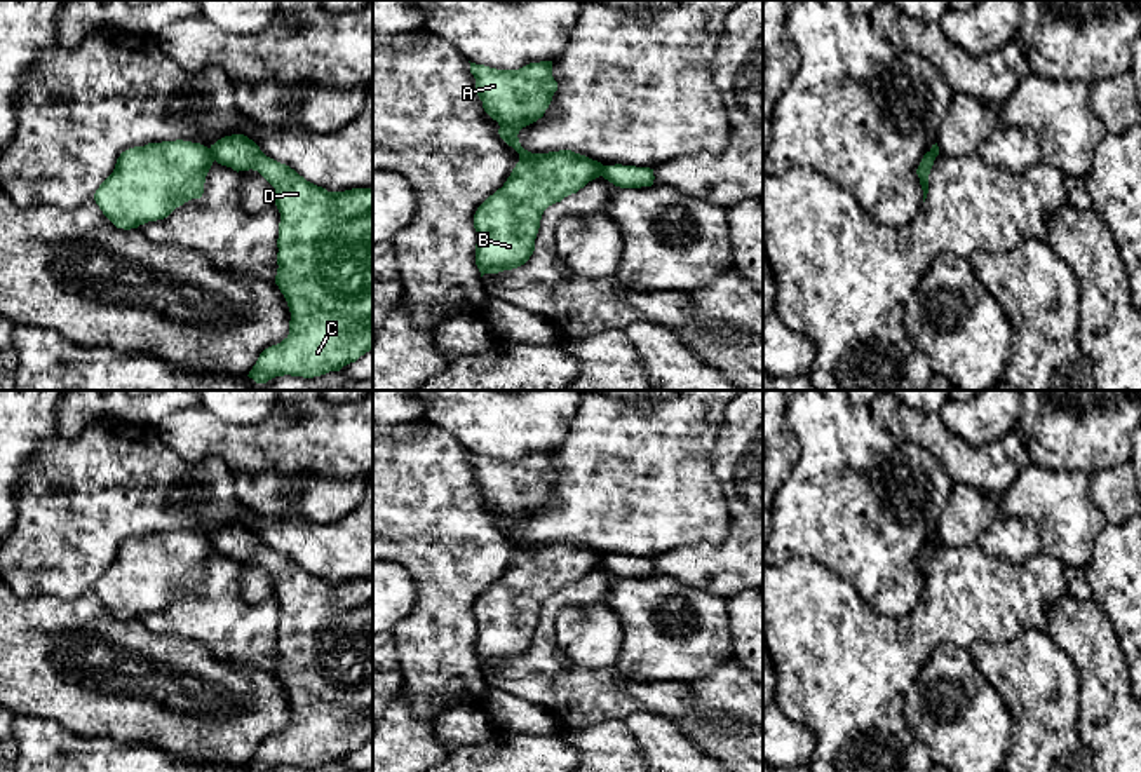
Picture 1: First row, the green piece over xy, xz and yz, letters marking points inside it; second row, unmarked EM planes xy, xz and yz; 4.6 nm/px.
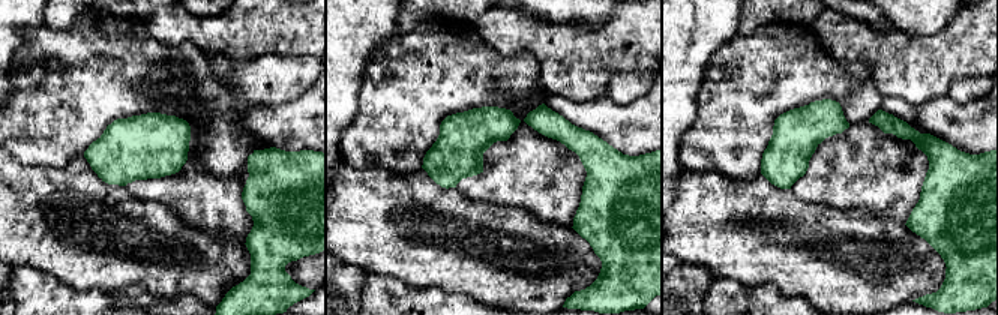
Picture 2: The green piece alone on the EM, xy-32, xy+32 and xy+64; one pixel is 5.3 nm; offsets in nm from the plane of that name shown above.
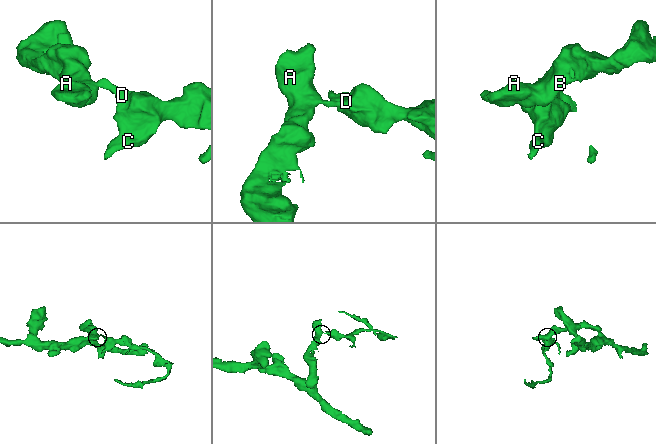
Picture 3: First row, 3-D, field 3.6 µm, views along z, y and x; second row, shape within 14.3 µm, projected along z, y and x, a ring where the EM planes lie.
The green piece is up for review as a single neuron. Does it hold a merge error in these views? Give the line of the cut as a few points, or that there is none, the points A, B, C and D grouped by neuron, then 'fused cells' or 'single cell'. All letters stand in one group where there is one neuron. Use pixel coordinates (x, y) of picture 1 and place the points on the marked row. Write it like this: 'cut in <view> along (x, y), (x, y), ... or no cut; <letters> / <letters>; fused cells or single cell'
cut in xy along (208, 148), (215, 159); A B / C D; fused cells

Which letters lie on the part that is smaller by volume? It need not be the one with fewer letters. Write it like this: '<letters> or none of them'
C, D

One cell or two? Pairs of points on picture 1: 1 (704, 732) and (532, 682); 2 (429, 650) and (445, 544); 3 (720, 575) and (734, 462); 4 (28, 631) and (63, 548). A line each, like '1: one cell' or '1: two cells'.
1: one cell
2: one cell
3: one cell
4: two cells

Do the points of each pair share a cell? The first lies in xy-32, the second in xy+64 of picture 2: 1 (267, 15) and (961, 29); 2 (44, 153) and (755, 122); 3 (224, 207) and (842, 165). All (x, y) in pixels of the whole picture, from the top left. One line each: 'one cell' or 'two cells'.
1: one cell
2: one cell
3: one cell

